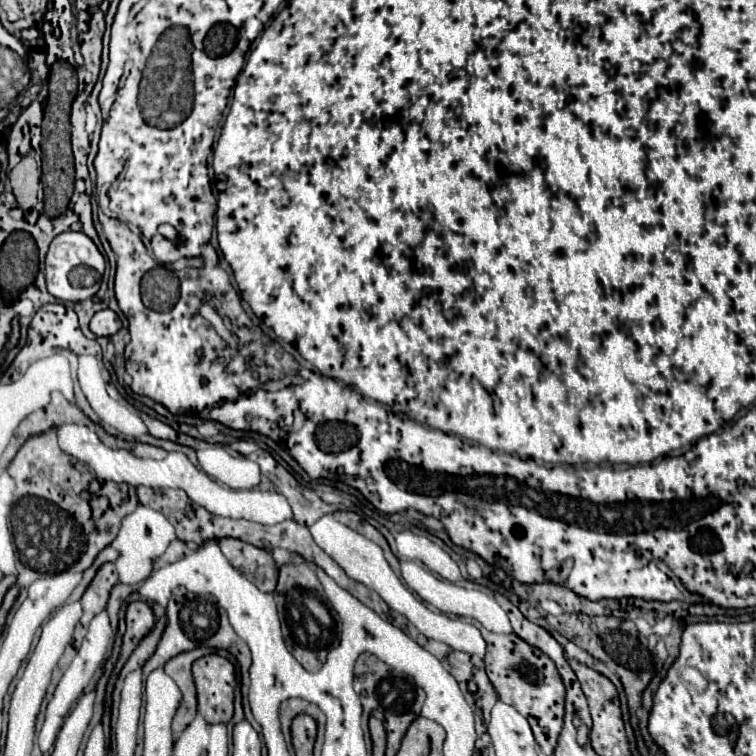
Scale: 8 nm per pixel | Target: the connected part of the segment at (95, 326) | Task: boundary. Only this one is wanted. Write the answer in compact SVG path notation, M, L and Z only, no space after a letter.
M103 309L103 311L97 311L89 323L89 329L97 335L97 337L109 337L109 335L115 335L119 329L121 329L121 321L117 319L115 311L111 309Z

